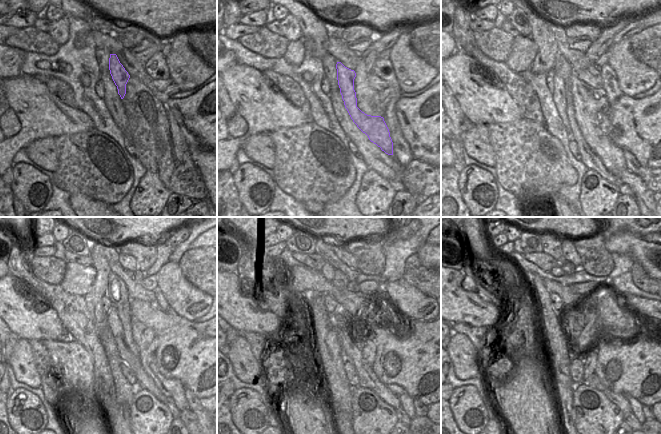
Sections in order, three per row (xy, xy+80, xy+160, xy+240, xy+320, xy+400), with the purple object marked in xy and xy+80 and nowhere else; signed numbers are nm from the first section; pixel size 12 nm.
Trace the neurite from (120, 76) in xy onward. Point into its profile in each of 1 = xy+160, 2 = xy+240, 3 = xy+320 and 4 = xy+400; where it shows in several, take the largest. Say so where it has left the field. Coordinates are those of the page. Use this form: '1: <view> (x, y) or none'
1: xy+160 (595, 127)
2: xy+240 (173, 388)
3: xy+320 (406, 401)
4: xy+400 (636, 406)

